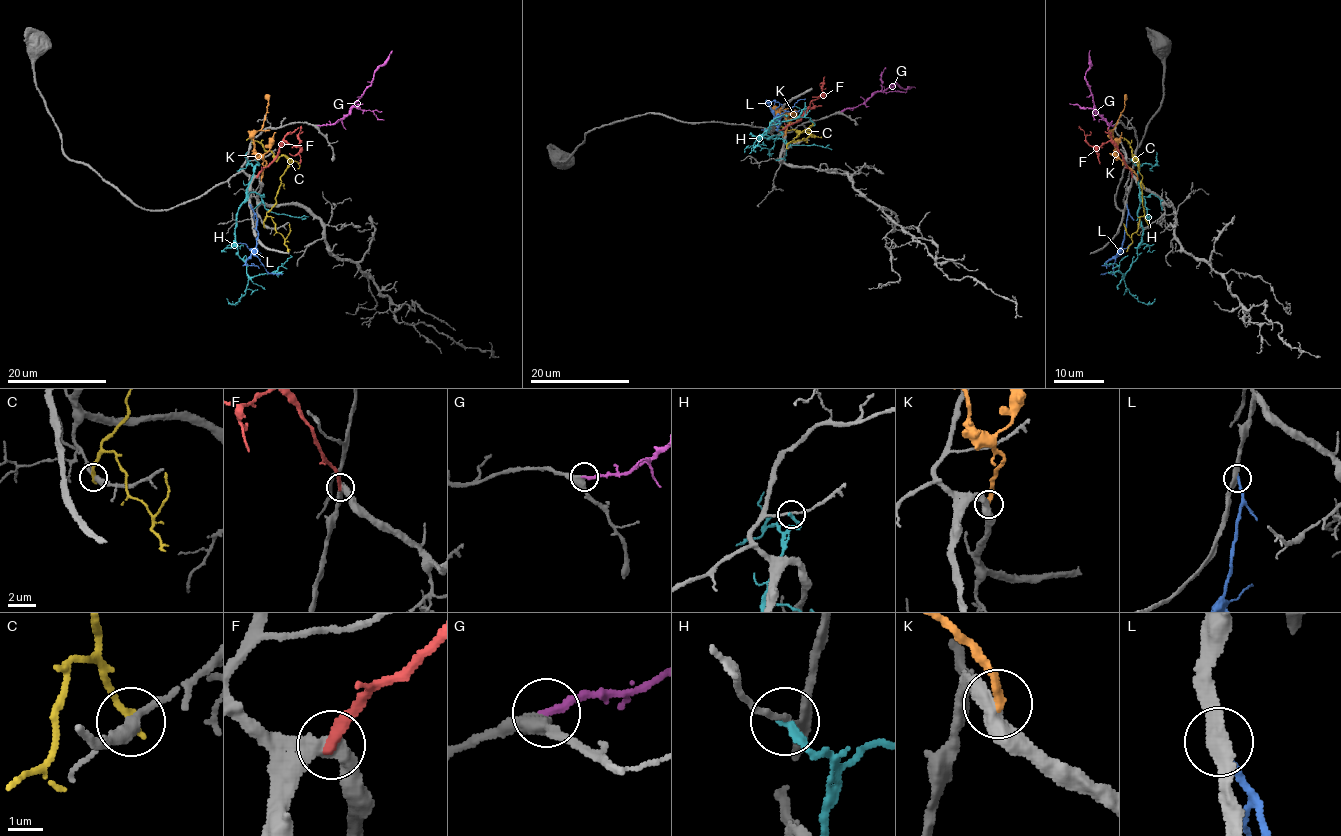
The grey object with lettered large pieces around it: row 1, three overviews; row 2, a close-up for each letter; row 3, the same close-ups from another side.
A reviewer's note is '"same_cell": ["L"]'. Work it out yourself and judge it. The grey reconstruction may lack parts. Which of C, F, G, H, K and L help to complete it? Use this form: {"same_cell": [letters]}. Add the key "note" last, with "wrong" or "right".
{"same_cell": ["G"], "note": "wrong"}

